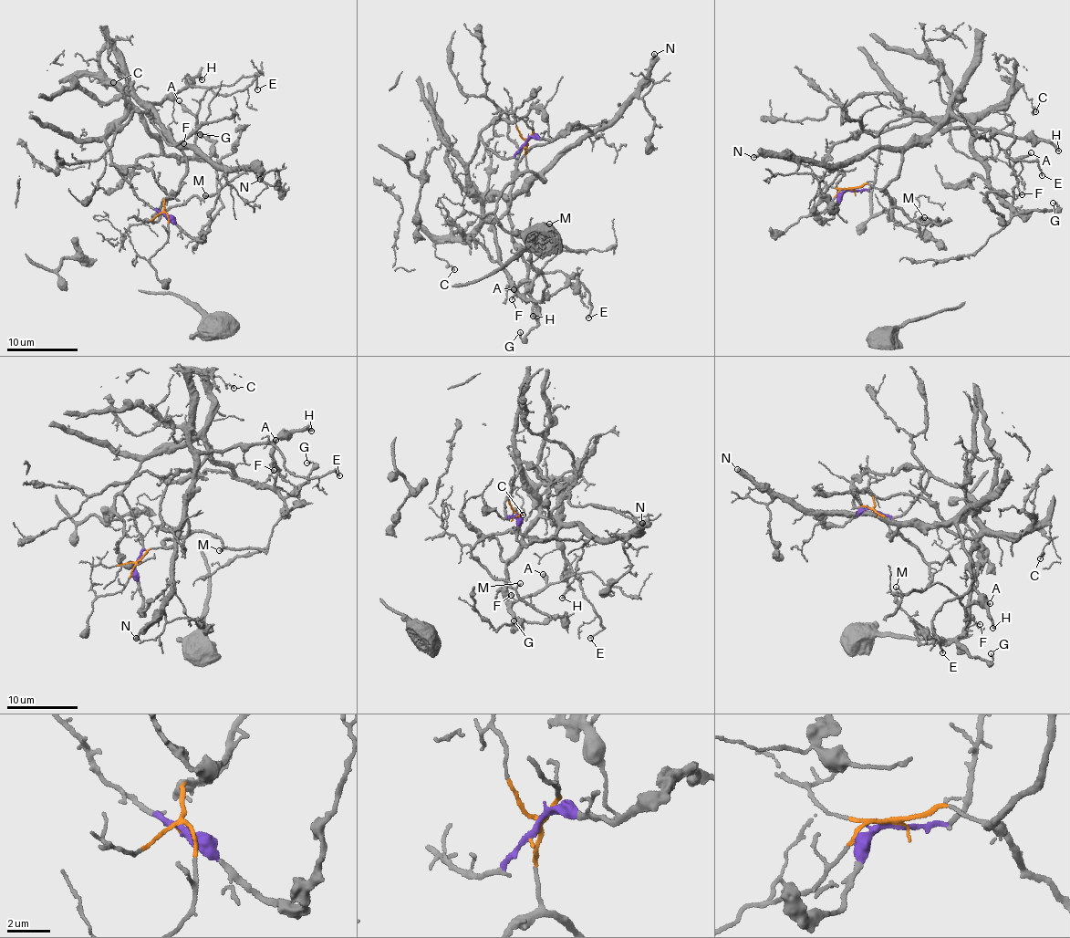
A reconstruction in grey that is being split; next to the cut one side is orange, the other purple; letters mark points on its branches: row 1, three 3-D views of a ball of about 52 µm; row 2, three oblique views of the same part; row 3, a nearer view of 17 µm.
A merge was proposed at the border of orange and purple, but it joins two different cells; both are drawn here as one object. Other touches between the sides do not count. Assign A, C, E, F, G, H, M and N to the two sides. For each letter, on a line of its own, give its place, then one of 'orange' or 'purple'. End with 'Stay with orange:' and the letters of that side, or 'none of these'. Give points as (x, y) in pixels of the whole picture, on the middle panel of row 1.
A: place (514, 289); purple
C: place (454, 269); purple
E: place (588, 317); orange
F: place (512, 299); purple
G: place (520, 332); purple
H: place (533, 316); orange
M: place (549, 224); orange
N: place (654, 54); orange
Stay with orange: E, H, M, N

